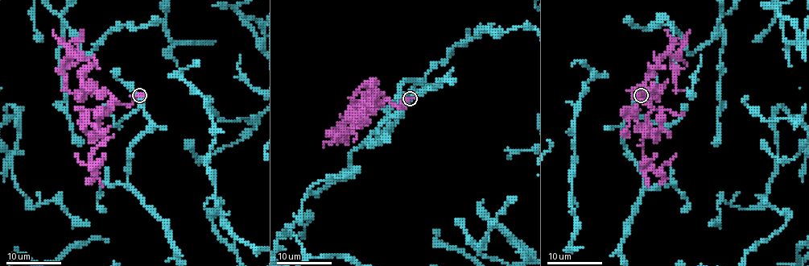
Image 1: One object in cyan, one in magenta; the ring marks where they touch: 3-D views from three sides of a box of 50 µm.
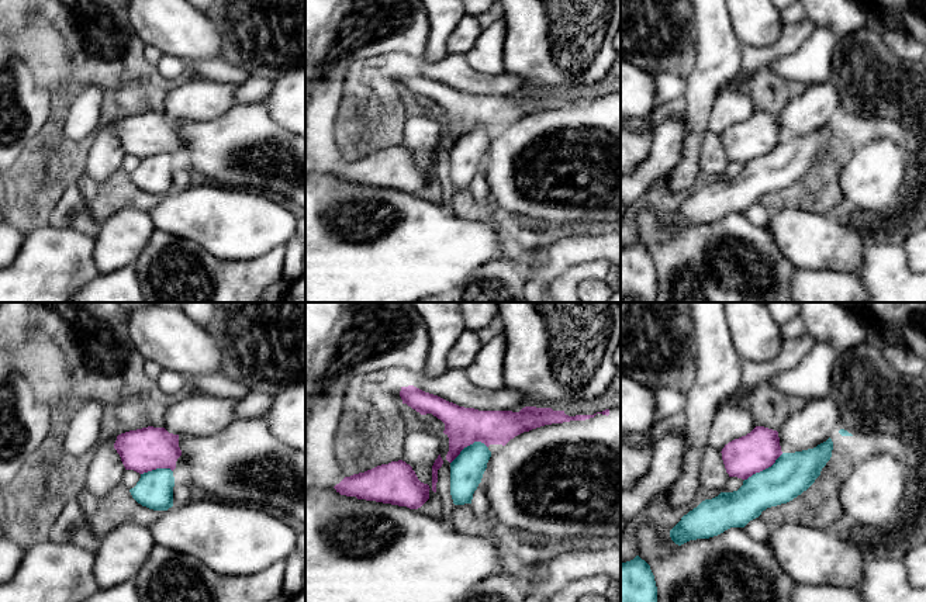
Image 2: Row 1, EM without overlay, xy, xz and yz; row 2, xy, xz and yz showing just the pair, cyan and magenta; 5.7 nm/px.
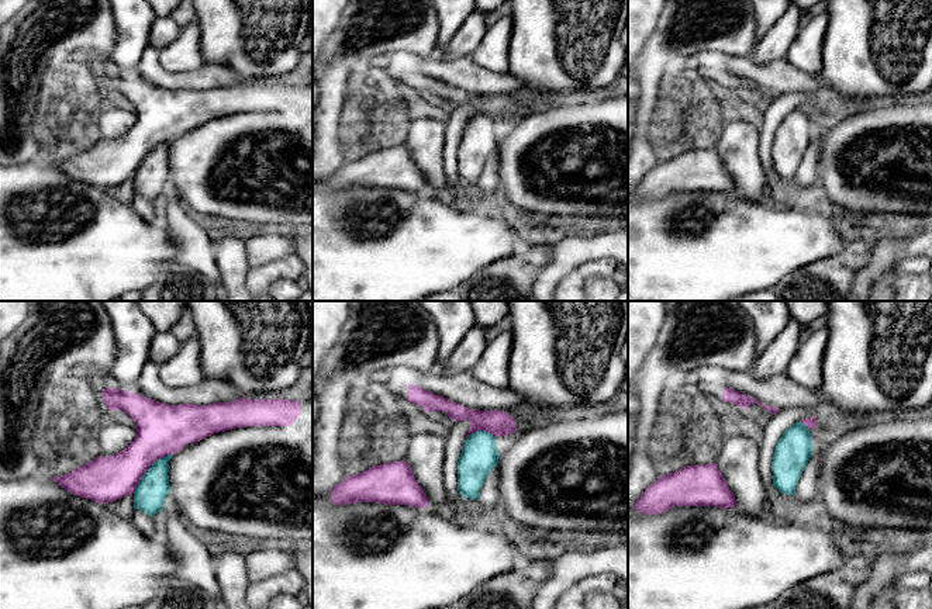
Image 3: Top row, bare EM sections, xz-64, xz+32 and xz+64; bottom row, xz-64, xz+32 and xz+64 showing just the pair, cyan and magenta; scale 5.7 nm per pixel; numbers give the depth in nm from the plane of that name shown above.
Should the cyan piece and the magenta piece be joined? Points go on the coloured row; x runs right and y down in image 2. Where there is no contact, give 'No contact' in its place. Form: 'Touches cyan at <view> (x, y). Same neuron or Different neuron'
Touches cyan at yz (763, 470). Different neuron

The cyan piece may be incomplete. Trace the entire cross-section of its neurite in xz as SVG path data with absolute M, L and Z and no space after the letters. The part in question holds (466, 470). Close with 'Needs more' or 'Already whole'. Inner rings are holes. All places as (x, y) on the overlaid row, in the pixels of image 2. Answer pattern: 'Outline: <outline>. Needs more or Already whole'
Outline: M481 442L464 447L450 463L450 495L455 505L471 504L491 452Z. Already whole

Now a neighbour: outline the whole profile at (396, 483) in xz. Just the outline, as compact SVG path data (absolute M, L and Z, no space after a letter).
M402 460L345 477L334 488L341 495L410 509L421 508L429 499L431 489L428 484L418 480L412 467Z

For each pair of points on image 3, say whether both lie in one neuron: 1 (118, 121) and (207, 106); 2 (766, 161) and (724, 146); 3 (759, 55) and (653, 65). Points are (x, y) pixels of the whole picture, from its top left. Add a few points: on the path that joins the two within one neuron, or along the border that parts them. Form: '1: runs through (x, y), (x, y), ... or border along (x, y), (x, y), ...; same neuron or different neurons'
1: border along (134, 111), (135, 121), (123, 134), (110, 139); different neurons
2: border along (758, 130), (759, 162), (767, 177); different neurons
3: border along (758, 41), (749, 54); different neurons

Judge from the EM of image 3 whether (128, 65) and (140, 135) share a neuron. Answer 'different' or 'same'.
different

